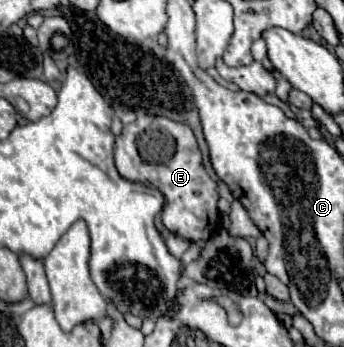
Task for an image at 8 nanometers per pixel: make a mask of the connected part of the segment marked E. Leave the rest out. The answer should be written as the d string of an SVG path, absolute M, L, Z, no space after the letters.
M140 117L134 123L124 125L120 137L122 139L116 137L114 153L118 173L130 181L150 181L162 191L166 197L162 223L168 231L188 241L206 241L220 227L220 213L216 209L218 193L216 183L208 177L202 165L202 155L192 129L172 119Z

